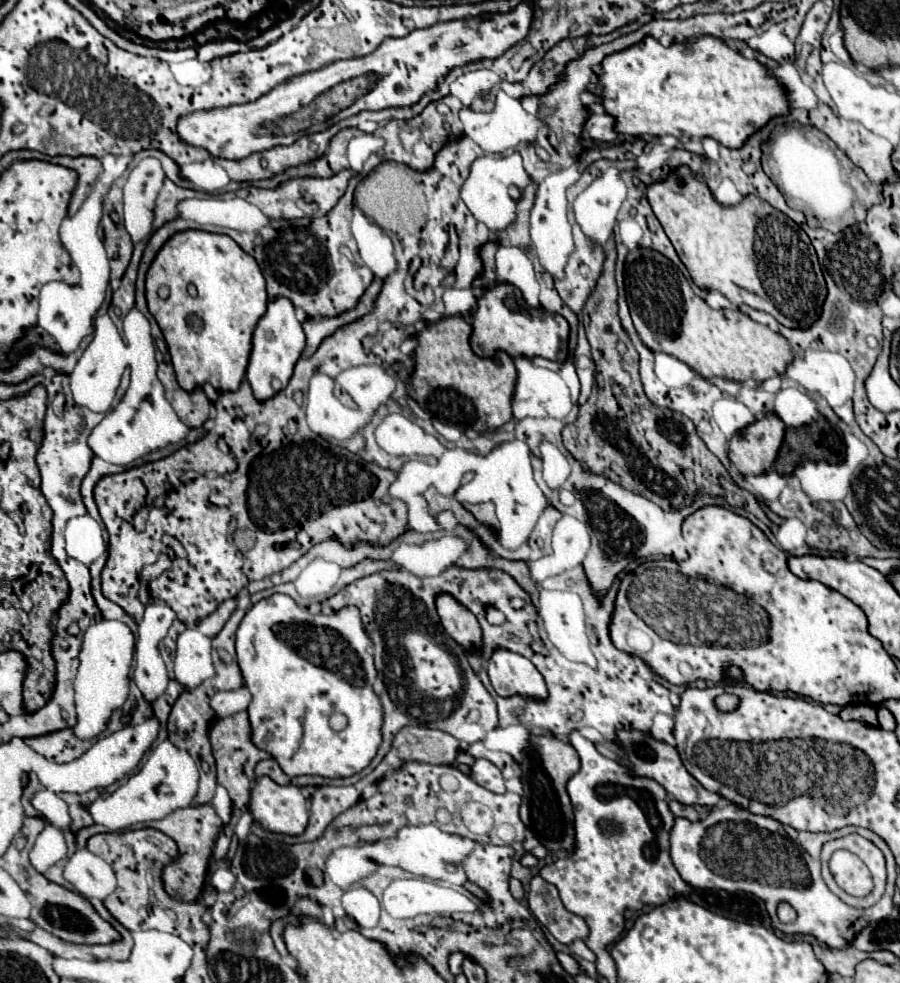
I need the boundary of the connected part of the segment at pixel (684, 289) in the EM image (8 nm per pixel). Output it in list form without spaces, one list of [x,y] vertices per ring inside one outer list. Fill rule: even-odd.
[[[636,248],[628,252],[626,256],[626,298],[632,314],[632,322],[640,334],[640,340],[652,350],[652,352],[664,352],[692,370],[696,370],[702,378],[724,378],[734,382],[746,382],[756,380],[764,382],[772,376],[782,376],[792,362],[792,350],[788,346],[788,340],[782,334],[772,332],[768,326],[752,322],[746,314],[740,310],[712,310],[704,300],[700,300],[684,274],[680,276],[680,270],[666,260],[660,252]]]

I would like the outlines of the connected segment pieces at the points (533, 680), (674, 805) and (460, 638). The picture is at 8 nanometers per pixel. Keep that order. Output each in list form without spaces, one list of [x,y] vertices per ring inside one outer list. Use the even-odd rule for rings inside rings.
[[[496,650],[488,660],[488,676],[498,696],[522,696],[532,700],[546,700],[548,690],[542,674],[534,664],[514,652]]]
[[[670,800],[670,810],[676,818],[688,818],[690,822],[698,822],[698,812],[694,810],[694,806],[686,806],[678,800]]]
[[[440,594],[436,598],[438,616],[452,640],[456,640],[464,650],[482,648],[482,630],[476,616],[458,604],[450,594]]]

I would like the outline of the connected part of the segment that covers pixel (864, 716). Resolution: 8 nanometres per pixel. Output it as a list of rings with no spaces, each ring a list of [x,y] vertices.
[[[866,704],[844,706],[842,712],[840,712],[840,718],[844,718],[844,720],[858,720],[858,722],[864,722],[868,726],[878,726],[876,708],[874,706],[866,706]]]

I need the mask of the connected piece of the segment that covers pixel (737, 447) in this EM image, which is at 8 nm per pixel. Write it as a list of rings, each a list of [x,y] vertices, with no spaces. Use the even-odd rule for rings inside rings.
[[[778,416],[762,418],[730,440],[728,460],[744,476],[758,476],[772,470],[784,440],[784,422]]]

